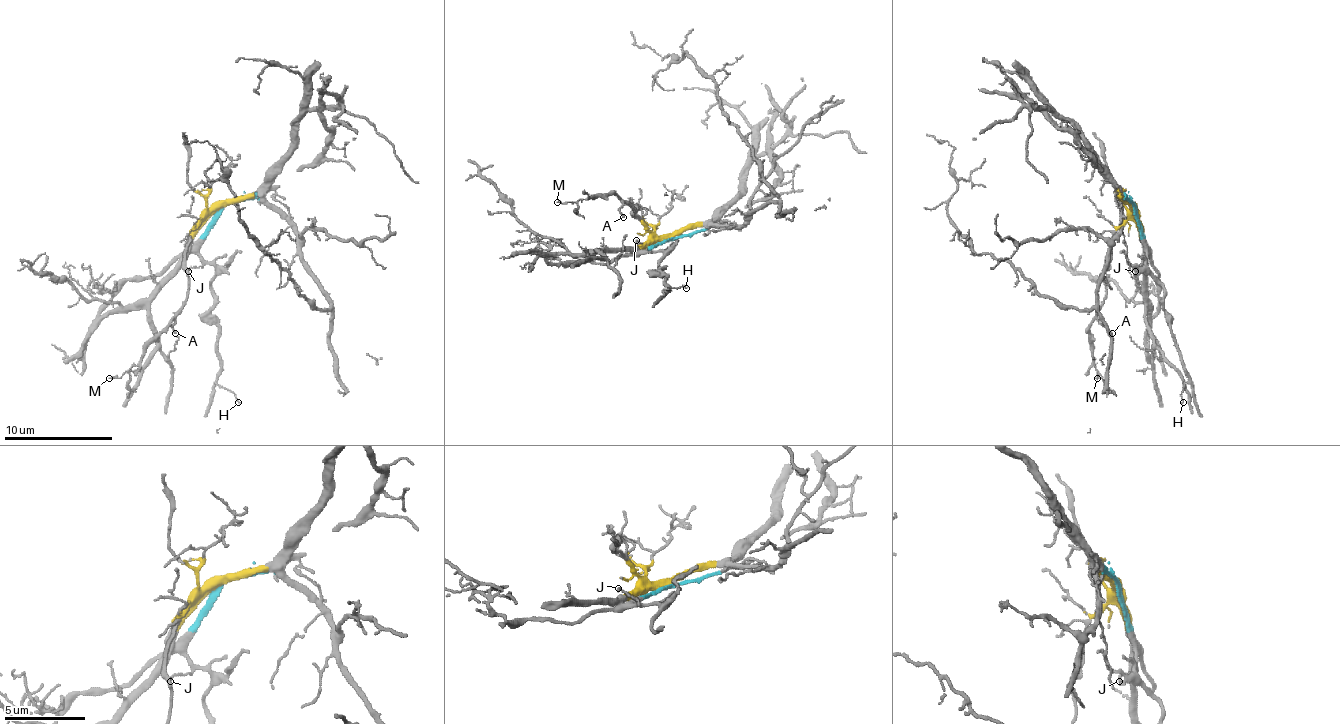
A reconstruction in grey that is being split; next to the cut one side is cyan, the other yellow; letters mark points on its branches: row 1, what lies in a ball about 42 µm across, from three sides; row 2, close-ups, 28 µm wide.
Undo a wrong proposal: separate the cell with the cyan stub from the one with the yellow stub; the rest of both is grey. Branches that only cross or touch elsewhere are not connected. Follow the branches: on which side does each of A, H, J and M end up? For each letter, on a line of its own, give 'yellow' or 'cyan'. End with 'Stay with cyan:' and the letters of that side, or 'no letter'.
A: yellow
H: cyan
J: cyan
M: yellow
Stay with cyan: H, J

